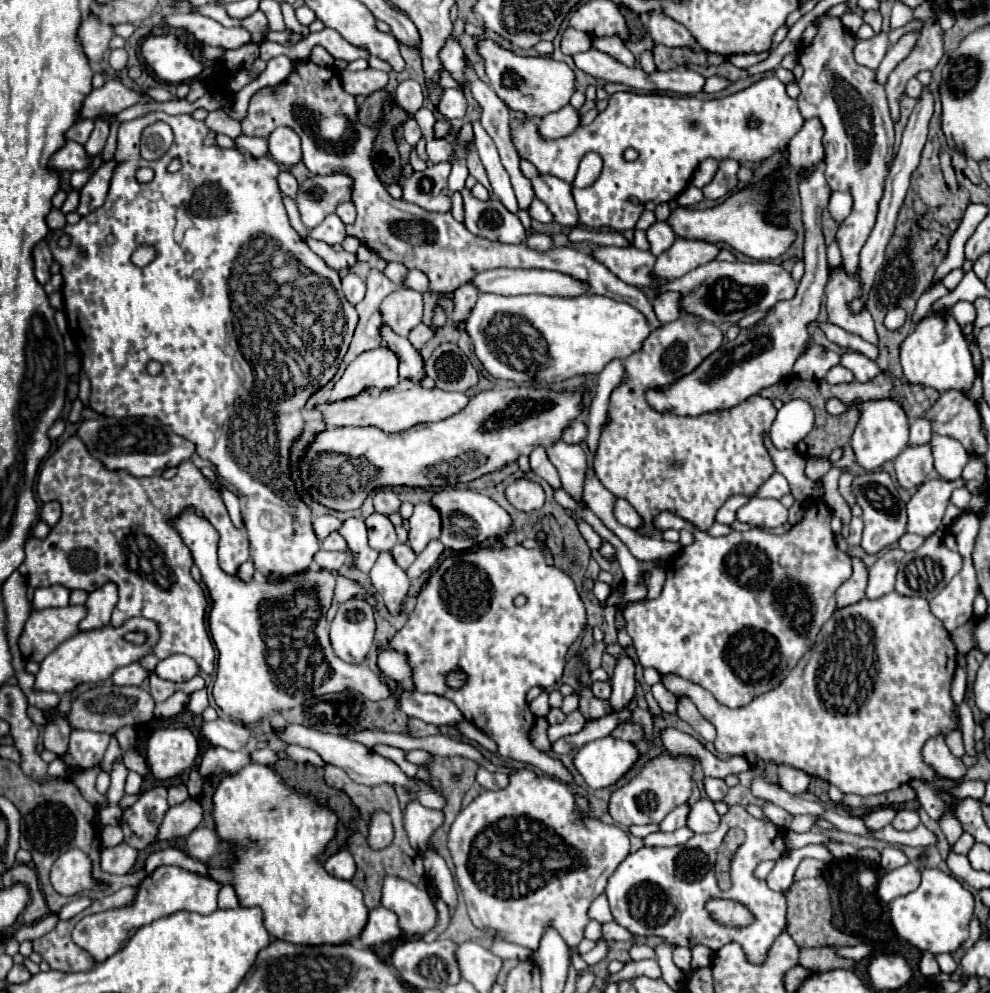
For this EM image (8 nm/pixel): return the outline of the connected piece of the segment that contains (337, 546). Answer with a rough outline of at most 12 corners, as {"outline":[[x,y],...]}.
{"outline":[[339,532],[321,540],[323,550],[347,550]]}

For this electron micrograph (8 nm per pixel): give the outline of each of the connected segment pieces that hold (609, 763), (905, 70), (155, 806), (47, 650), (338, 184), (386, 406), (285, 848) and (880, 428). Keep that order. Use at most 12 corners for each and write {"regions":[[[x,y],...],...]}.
{"regions":[[[599,738],[573,766],[591,788],[615,784],[639,758],[631,742]],[[935,18],[923,24],[919,44],[891,72],[885,92],[893,122],[899,120],[905,84],[933,70],[943,56]],[[155,786],[123,812],[125,842],[143,850],[167,814]],[[85,606],[31,612],[19,636],[23,660],[43,662],[77,634]],[[349,176],[307,178],[297,208],[311,230],[351,200]],[[413,380],[371,388],[347,404],[319,404],[329,426],[401,432],[439,422],[469,402],[463,392]],[[247,764],[213,794],[215,868],[291,944],[345,944],[363,894],[319,856],[339,818]],[[895,400],[859,404],[851,438],[865,472],[909,446],[909,424]]]}

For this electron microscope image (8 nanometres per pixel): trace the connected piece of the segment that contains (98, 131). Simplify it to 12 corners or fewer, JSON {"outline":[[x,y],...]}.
{"outline":[[95,122],[95,130],[83,146],[89,158],[103,150],[109,124]]}

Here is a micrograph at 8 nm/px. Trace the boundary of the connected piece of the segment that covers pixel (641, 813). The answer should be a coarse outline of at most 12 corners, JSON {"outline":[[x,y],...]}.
{"outline":[[663,750],[609,798],[621,826],[687,804],[697,760]]}

